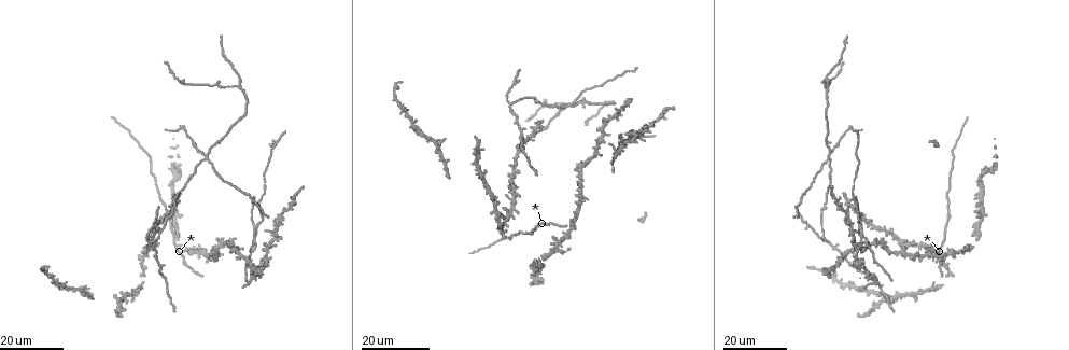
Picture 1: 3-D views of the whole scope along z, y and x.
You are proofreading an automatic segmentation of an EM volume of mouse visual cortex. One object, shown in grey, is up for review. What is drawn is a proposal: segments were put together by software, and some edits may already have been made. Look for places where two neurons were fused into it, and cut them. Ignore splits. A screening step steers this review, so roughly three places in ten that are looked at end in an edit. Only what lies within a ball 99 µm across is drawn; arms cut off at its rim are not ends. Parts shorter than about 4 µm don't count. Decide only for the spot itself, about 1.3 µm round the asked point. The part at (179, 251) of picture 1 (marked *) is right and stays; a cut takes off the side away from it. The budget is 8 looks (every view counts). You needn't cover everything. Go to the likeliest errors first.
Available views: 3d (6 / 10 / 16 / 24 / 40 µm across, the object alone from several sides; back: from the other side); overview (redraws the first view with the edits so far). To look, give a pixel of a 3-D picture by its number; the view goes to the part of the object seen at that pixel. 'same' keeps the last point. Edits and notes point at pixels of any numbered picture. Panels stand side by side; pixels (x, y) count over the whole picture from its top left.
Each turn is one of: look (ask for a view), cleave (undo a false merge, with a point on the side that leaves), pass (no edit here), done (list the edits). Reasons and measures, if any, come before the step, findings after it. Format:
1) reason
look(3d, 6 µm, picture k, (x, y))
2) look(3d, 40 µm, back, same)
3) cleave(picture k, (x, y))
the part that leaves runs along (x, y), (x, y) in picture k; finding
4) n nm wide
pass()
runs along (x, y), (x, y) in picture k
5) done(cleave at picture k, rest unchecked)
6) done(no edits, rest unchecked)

arms part here
look(3d, 16 µm, picture 1, (828, 86))

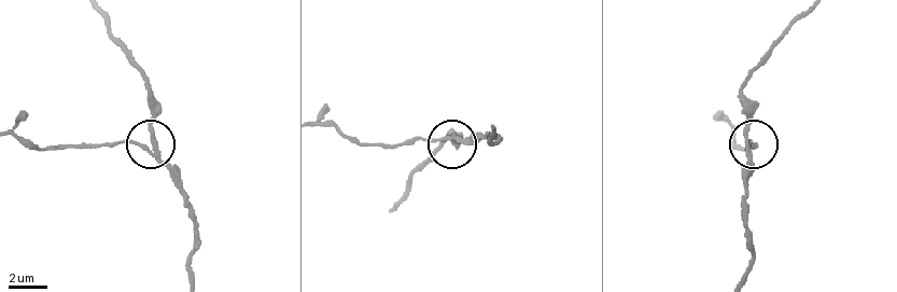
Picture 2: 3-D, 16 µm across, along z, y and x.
look(3d, 10 µm, picture 2, (448, 137))

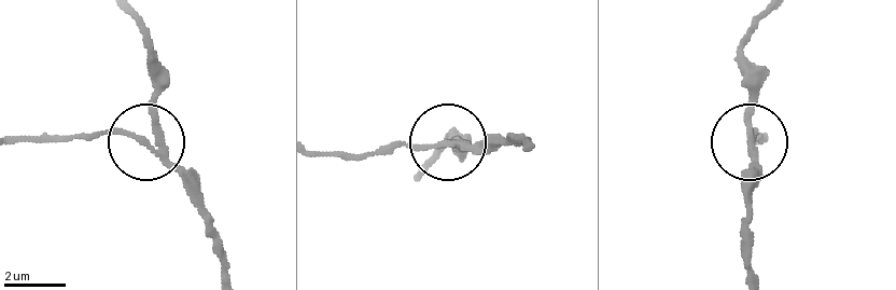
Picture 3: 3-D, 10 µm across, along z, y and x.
side arm 21 µm
cleave(picture 3, (117, 128))
the part that leaves runs along (155, 153), (111, 130), (18, 138) in picture 3; a second neuron is stuck on

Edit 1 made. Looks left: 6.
look(overview)

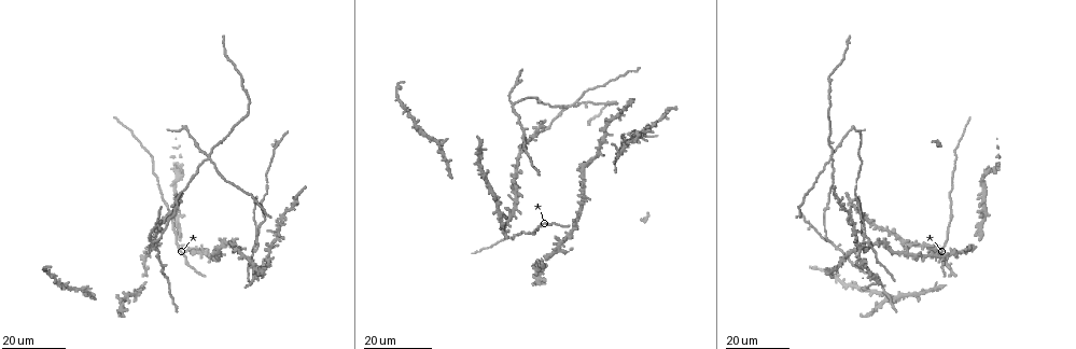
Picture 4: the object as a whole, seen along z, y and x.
three-way junction
look(3d, 24 µm, picture 4, (870, 242))

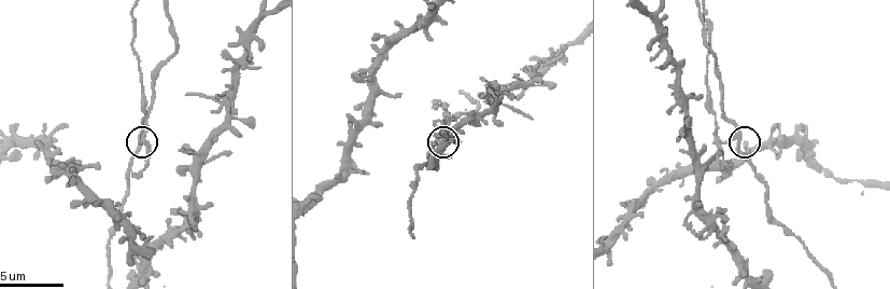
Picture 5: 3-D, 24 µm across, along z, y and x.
zoom in
look(3d, 6 µm, picture 5, (739, 144))

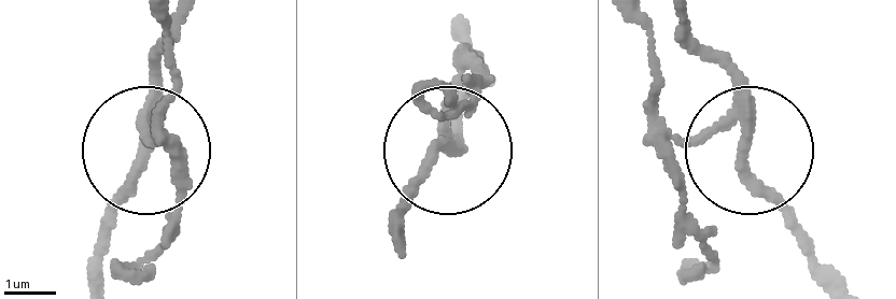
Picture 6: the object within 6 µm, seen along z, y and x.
220 nm wide
cleave(picture 6, (165, 137))
a second neuron is stuck on

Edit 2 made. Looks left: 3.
three-way junction
look(3d, 24 µm, picture 4, (208, 155))

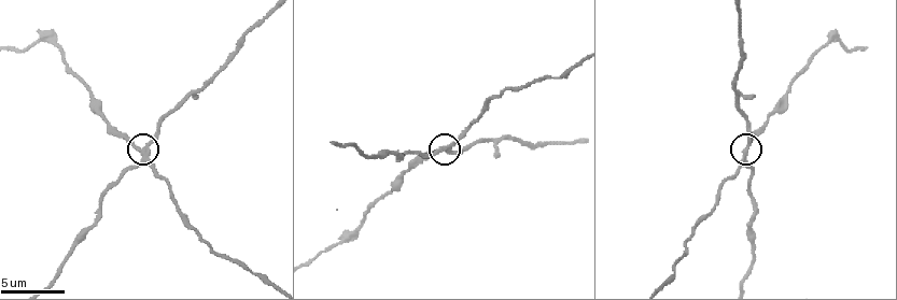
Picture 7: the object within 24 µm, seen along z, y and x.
look(3d, 10 µm, picture 7, (145, 147))

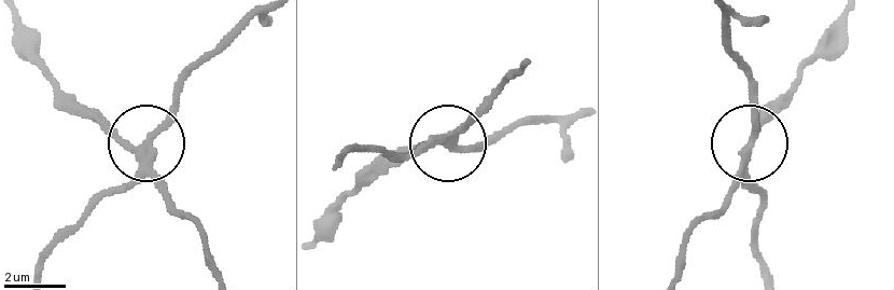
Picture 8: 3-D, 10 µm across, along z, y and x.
250 nm wide
cleave(picture 8, (167, 195))
the part that leaves runs along (141, 161), (149, 181), (206, 243), (213, 274) in picture 8; two neurons meet here

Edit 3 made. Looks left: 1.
done(cleave at picture 3, cleave at picture 6, cleave at picture 8, rest unchecked)

